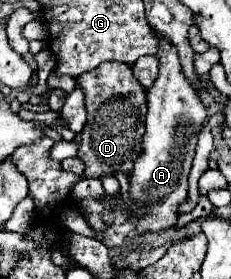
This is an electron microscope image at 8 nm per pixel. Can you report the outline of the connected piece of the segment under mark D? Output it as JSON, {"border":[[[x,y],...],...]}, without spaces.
{"border":[[[107,61],[95,71],[77,77],[77,87],[85,93],[87,123],[81,133],[75,135],[79,145],[77,157],[85,163],[85,177],[101,179],[105,175],[131,175],[133,165],[141,155],[141,137],[145,133],[145,113],[147,113],[147,91],[131,73],[127,63]]]}

